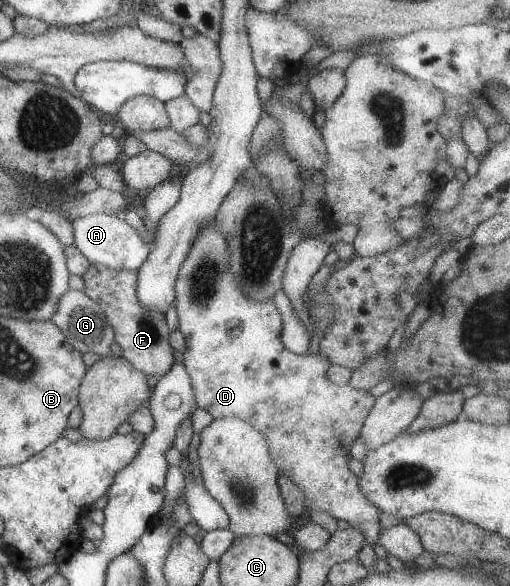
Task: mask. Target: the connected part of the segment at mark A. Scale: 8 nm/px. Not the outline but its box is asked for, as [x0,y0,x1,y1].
[71,213,151,271]

